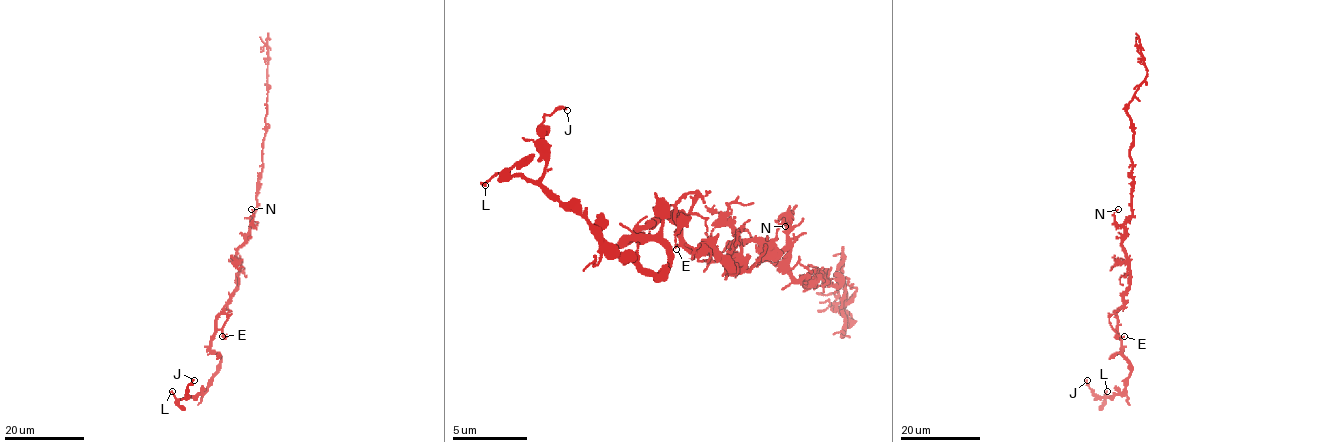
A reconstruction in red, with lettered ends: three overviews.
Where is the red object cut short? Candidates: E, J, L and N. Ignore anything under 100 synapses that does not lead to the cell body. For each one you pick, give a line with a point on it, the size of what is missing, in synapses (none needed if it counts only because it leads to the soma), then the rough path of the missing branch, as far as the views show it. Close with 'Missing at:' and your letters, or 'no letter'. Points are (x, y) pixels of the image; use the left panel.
Missing at: no letter

